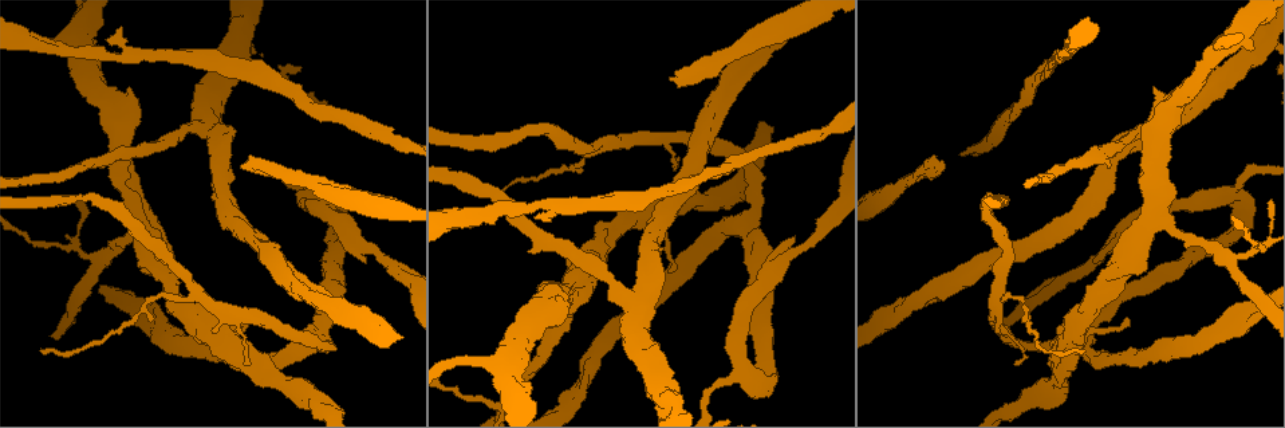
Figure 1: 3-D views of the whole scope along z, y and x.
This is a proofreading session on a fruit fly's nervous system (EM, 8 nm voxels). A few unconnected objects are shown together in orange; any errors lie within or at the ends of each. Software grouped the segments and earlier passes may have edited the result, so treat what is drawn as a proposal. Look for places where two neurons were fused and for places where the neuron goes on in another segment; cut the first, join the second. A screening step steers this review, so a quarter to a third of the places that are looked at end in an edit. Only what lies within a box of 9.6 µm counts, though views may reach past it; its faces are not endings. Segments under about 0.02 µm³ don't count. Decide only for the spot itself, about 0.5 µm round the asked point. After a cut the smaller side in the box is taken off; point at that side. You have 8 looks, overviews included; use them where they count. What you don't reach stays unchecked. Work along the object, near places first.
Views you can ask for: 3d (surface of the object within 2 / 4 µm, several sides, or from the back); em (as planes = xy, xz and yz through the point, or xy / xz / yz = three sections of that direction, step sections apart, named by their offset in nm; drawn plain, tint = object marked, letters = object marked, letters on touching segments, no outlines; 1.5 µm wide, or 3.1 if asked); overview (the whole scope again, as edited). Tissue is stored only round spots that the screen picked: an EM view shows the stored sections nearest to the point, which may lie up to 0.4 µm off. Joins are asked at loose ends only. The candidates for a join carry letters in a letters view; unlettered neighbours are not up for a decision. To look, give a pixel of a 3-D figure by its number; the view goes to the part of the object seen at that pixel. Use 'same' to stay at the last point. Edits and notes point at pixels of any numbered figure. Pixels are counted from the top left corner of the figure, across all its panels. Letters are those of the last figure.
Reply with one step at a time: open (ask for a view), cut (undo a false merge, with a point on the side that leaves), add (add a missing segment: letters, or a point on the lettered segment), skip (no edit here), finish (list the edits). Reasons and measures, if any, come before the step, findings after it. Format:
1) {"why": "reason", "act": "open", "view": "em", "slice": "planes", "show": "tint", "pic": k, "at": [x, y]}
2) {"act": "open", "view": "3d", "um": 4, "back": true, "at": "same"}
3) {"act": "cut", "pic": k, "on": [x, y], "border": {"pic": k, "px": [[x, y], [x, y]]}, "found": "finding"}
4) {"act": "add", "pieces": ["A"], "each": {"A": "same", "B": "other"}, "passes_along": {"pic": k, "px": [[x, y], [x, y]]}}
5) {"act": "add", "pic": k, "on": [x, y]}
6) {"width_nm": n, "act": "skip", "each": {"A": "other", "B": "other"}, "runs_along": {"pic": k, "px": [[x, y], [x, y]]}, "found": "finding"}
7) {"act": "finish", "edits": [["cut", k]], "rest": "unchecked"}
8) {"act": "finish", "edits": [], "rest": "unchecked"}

{"why": "branch stops here", "act": "open", "view": "3d", "um": 2, "pic": 1, "at": [551, 218]}

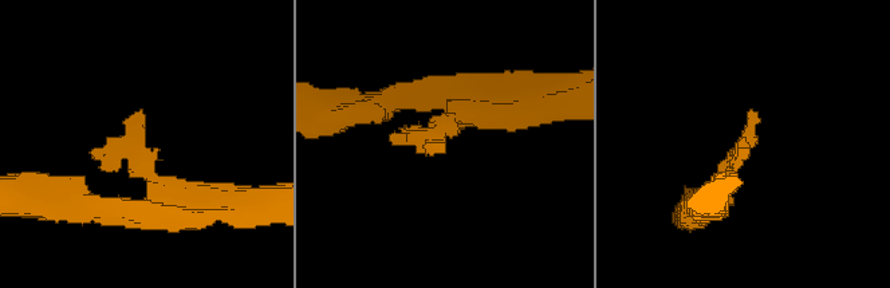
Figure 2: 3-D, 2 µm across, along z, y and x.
{"act": "open", "view": "em", "slice": "planes", "show": "letters", "pic": 2, "at": [141, 111]}

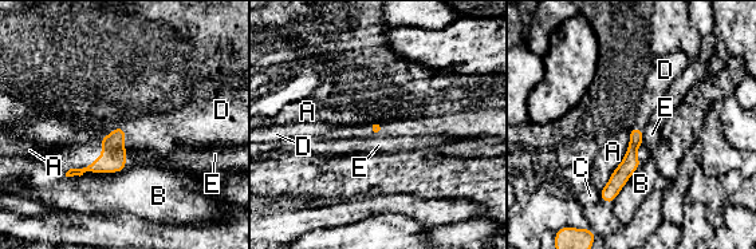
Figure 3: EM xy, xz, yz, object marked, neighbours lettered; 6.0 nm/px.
{"longest_contact_nm": ["A", 400], "act": "skip", "each": {"A": "other", "B": "other", "C": "other", "D": "other", "E": "other"}, "found": "none of them fits"}

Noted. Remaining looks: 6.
{"why": "thick end", "act": "open", "view": "em", "slice": "planes", "show": "letters", "pic": 1, "at": [524, 362]}

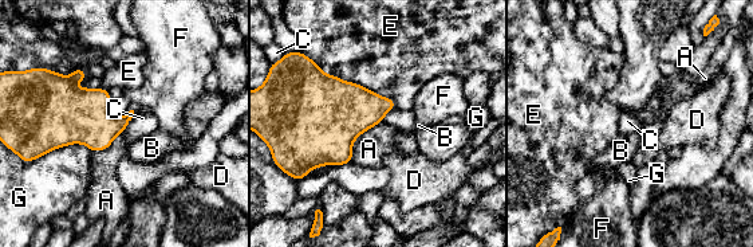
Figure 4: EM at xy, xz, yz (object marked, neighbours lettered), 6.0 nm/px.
{"width_nm": 240, "act": "skip", "each": {"A": "other", "B": "other", "C": "other", "D": "other", "E": "other", "F": "other", "G": "other"}, "border": {"pic": 4, "px": [[133, 109], [133, 117], [123, 132]]}, "found": "none of them fits"}

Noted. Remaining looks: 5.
{"why": "end of a long branch", "act": "open", "view": "em", "slice": "yz", "step": 8, "show": "letters", "pic": 1, "at": [671, 77]}

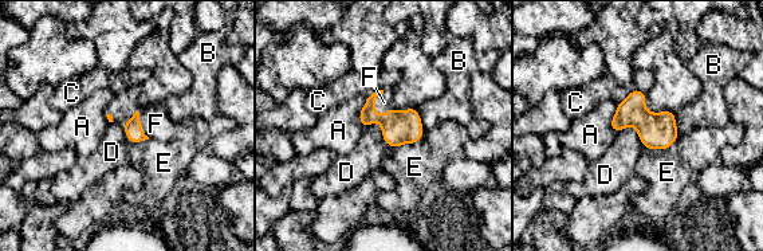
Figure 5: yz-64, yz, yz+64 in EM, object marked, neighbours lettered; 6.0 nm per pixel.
{"longest_contact_nm": ["E", 220], "act": "add", "pieces": ["F"], "each": {"A": "other", "B": "other", "C": "other", "D": "other", "E": "other", "F": "same"}, "passes_along": {"pic": 5, "px": [[398, 128], [374, 105], [384, 102]]}, "found": "the neuron continues"}

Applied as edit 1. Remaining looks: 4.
{"act": "finish", "edits": [["add", 5]], "rest": "unchecked"}

